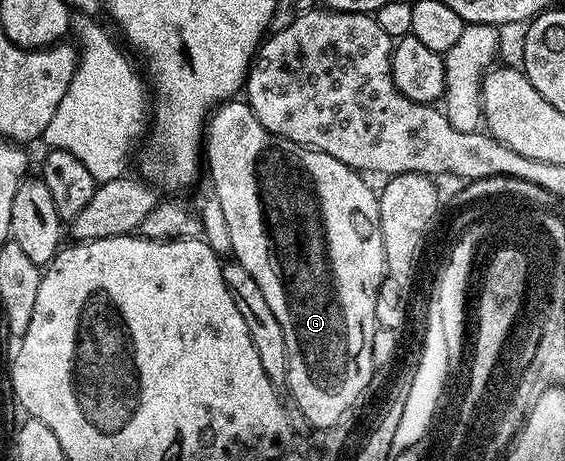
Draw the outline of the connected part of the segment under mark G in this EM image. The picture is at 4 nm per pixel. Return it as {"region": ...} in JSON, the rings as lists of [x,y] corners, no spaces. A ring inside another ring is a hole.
{"region":[[[228,101],[219,104],[207,121],[205,132],[205,167],[211,170],[211,183],[215,186],[215,195],[219,198],[219,211],[223,214],[223,223],[227,226],[227,239],[231,242],[234,262],[245,265],[252,275],[253,281],[261,288],[265,302],[273,314],[281,330],[285,332],[285,349],[289,357],[286,390],[291,390],[291,399],[297,410],[303,414],[312,428],[318,429],[338,423],[348,414],[347,410],[363,395],[363,390],[371,383],[371,378],[377,375],[373,365],[373,333],[377,329],[377,295],[383,280],[385,265],[385,245],[381,237],[381,213],[379,212],[379,197],[376,188],[366,183],[364,176],[349,165],[337,161],[337,157],[329,157],[329,153],[321,153],[313,147],[302,147],[299,143],[289,141],[285,137],[277,137],[257,121],[253,109],[245,101]]]}

